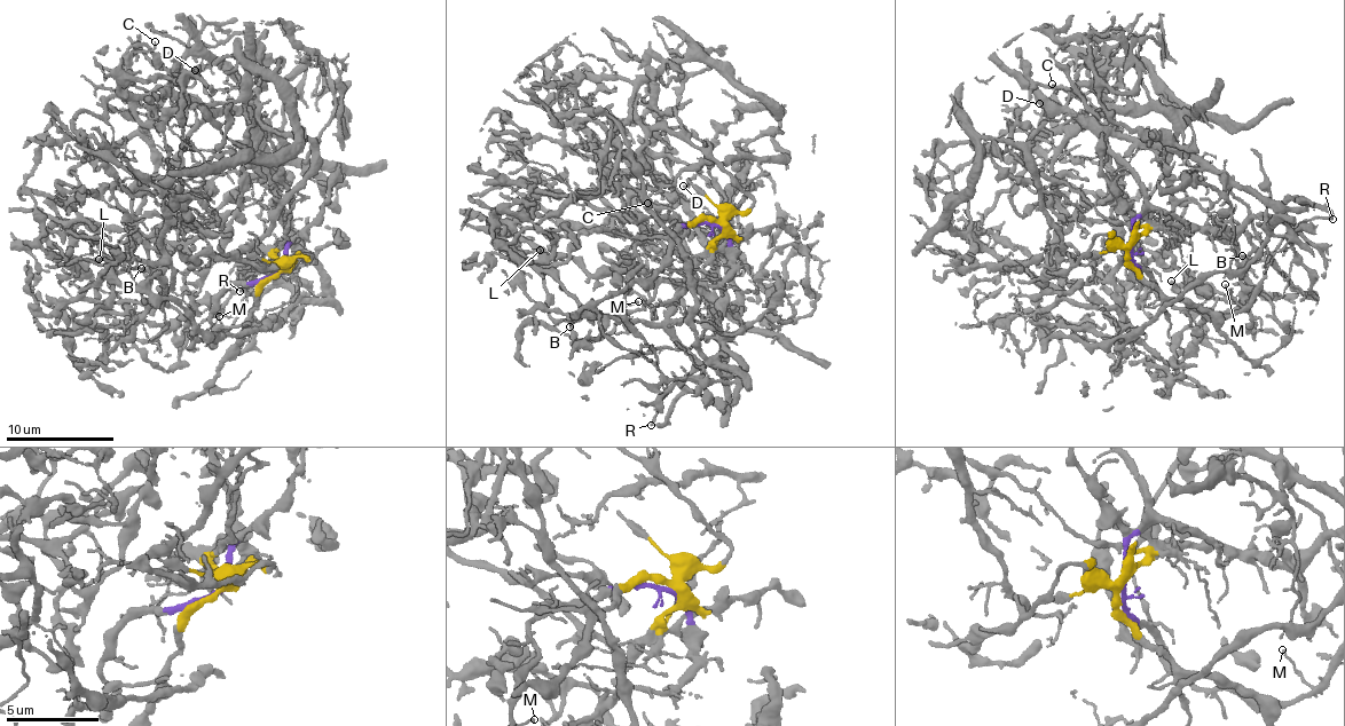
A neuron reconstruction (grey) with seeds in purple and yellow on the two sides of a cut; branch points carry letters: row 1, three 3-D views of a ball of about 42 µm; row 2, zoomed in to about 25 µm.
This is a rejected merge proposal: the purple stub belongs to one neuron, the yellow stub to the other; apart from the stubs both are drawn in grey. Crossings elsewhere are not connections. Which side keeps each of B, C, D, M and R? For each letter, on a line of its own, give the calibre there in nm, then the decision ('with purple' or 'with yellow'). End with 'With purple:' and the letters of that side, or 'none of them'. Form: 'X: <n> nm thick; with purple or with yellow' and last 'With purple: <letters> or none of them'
B: 170 nm thick; with yellow
C: 140 nm thick; with yellow
D: 130 nm thick; with purple
M: 100 nm thick; with purple
R: 180 nm thick; with purple
With purple: D, M, R

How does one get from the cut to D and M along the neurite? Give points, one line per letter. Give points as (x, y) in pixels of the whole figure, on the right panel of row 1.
D: (1130, 249), (1132, 220), (1146, 203), (1146, 186), (1072, 115), (1052, 112), (1038, 131), (1043, 109), (1039, 104)
M: (1130, 249), (1137, 263), (1173, 305), (1198, 307), (1205, 313), (1233, 314), (1242, 307), (1224, 284)

